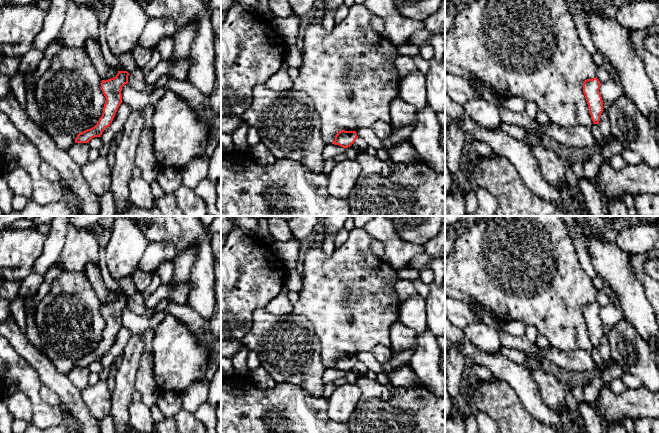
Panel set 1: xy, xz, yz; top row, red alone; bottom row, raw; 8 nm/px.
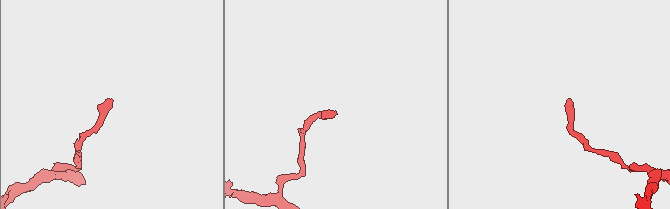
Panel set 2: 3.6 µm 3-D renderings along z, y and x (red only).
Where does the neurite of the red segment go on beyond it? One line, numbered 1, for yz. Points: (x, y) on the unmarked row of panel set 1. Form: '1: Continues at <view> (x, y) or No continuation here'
1: No continuation here

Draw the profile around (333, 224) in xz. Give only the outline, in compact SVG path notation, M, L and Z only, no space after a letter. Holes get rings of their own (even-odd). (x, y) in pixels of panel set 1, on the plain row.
M324 216L324 228L336 236L344 227L347 218L348 216Z

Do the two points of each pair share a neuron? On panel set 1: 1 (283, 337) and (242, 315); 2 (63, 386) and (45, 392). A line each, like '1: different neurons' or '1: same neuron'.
1: different neurons
2: different neurons

